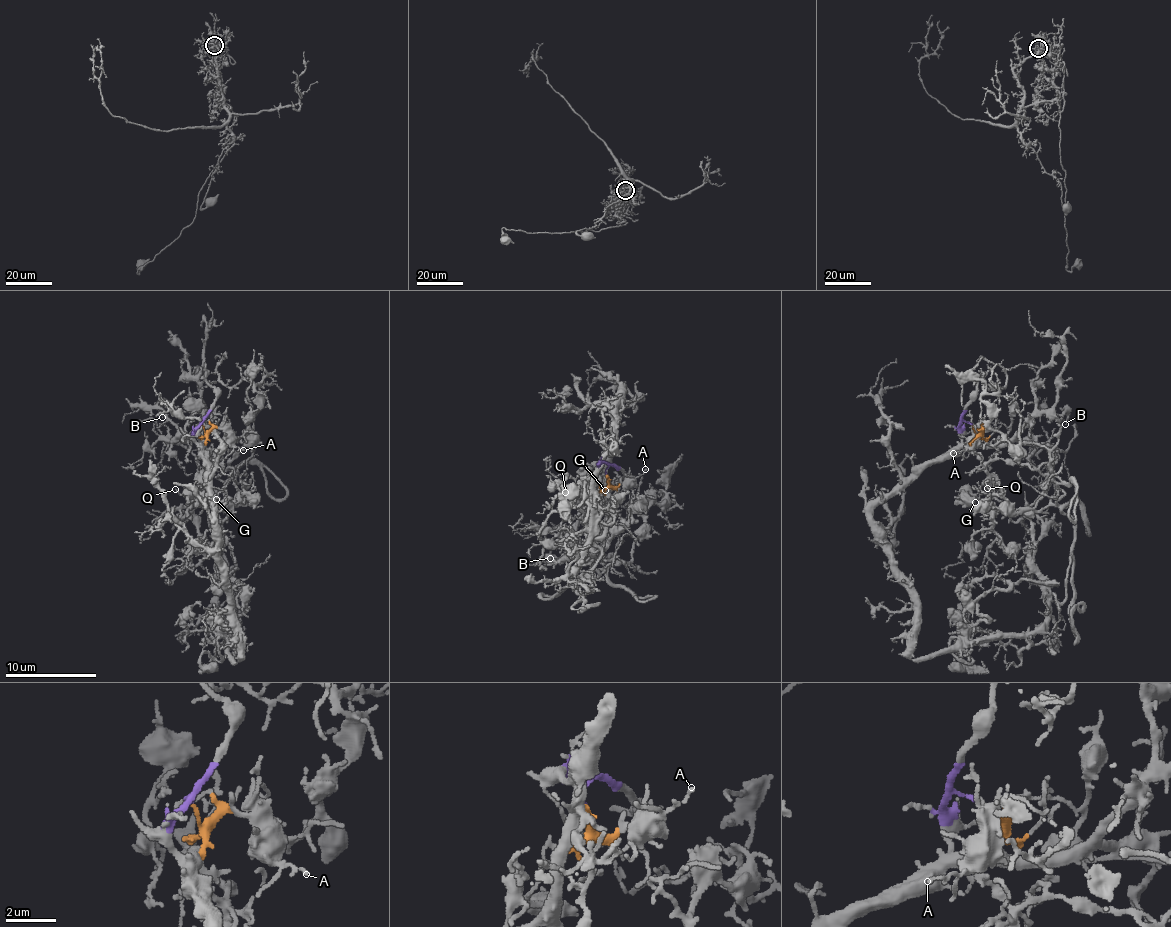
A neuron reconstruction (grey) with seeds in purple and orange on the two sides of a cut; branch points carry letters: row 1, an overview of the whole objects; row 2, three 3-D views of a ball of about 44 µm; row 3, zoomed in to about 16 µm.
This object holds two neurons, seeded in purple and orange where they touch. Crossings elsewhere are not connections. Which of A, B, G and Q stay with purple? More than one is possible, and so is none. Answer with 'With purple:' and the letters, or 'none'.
With purple: B

